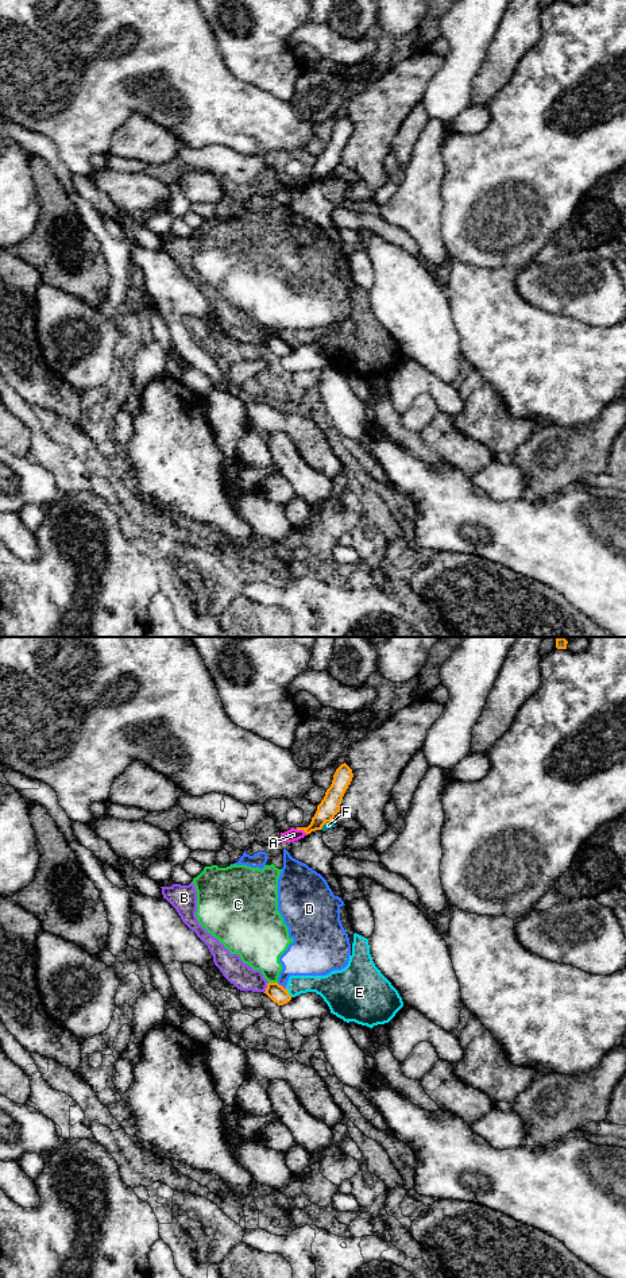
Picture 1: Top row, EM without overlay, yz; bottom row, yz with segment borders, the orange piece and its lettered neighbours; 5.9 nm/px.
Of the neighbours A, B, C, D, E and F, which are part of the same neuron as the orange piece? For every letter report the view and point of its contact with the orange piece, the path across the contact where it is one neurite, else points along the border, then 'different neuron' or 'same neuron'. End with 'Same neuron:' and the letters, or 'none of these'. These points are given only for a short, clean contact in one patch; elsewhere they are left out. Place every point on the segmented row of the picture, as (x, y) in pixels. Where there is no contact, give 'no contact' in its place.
A: meets orange in yz at (301, 829); border along yz (296, 829), (301, 829), (306, 834); different neuron
B: meets orange in yz at (266, 988); different neuron
C: meets orange in yz at (273, 983); border along yz (269, 981), (277, 983); different neuron
D: meets orange in yz at (278, 984); different neuron
E: meets orange in yz at (288, 992); different neuron
F: meets orange in yz at (324, 823); border along yz (329, 821), (320, 829); different neuron
Same neuron: none of these

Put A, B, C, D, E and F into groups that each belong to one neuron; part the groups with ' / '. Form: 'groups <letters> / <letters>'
groups A / B C D E / F

